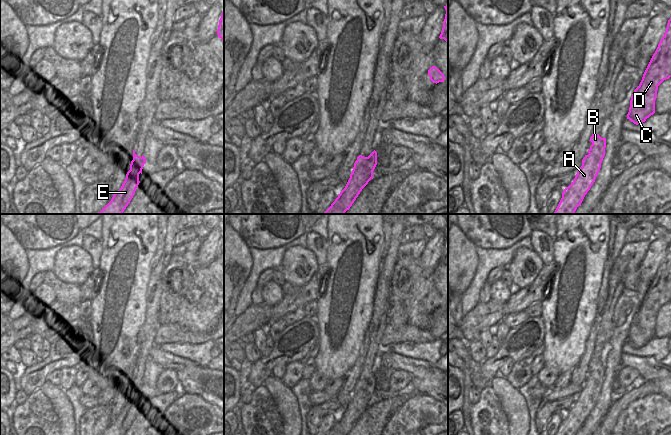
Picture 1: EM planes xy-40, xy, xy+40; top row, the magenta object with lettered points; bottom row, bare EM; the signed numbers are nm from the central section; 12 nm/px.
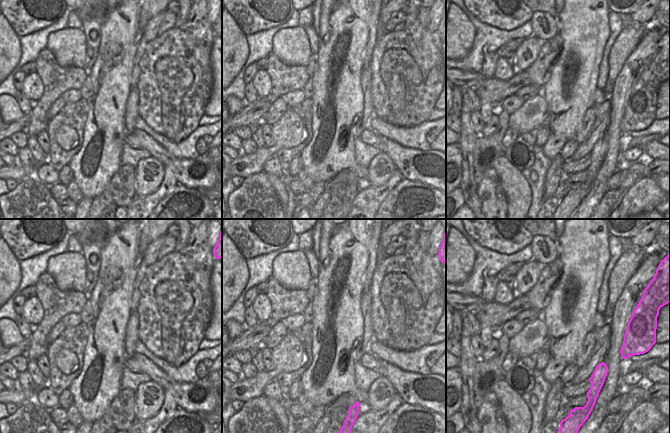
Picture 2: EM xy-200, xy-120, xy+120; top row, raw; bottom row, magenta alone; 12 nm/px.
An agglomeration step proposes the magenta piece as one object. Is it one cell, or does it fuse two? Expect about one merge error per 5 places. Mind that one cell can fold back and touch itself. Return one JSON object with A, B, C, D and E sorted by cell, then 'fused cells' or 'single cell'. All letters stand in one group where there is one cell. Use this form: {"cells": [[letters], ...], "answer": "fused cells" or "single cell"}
{"cells": [["A", "B", "C", "D"], ["E"]], "answer": "fused cells"}

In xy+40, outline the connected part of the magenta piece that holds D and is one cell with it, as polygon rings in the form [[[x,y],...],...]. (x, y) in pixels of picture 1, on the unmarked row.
[[[671,241],[639,310],[634,314],[627,343],[638,349],[655,337],[658,310],[671,301]]]

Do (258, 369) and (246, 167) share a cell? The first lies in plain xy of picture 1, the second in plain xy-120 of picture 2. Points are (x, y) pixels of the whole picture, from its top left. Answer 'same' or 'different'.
same

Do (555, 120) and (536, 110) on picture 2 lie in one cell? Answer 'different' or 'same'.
different

